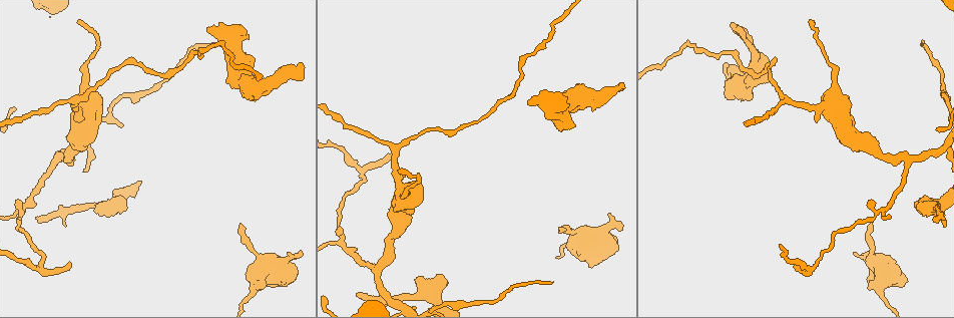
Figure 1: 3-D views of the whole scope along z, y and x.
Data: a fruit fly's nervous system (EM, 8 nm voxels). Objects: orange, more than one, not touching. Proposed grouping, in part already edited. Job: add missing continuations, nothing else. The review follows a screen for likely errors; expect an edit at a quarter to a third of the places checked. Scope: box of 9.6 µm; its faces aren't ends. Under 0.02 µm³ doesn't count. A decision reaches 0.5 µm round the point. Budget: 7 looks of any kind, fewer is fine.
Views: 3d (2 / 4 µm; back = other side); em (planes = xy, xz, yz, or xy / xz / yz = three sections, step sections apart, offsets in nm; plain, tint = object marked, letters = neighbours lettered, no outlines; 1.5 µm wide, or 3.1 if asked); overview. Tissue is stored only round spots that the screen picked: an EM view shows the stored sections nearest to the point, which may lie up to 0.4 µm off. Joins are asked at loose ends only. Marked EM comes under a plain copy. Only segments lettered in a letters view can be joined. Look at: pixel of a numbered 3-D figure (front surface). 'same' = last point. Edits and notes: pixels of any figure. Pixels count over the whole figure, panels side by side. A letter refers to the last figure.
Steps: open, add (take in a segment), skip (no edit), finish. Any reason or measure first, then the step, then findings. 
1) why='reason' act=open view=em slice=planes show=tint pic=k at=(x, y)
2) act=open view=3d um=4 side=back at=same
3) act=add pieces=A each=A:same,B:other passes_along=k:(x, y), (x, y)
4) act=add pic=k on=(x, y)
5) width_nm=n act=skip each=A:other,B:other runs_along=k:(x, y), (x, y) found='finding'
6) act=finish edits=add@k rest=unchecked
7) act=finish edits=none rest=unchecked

why='free end' act=open view=em slice=planes show=letters pic=1 at=(38, 217)

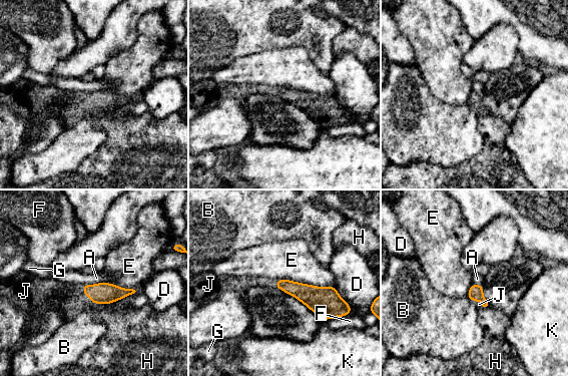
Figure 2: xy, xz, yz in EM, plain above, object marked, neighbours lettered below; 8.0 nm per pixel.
act=add pieces=J each=A:other,B:other,D:other,E:other,F:other,G:other,H:other,J:same,K:other passes_along=2:(103, 293), (84, 294), (69, 299) found='the cell continues'

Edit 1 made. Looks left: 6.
act=open view=overview

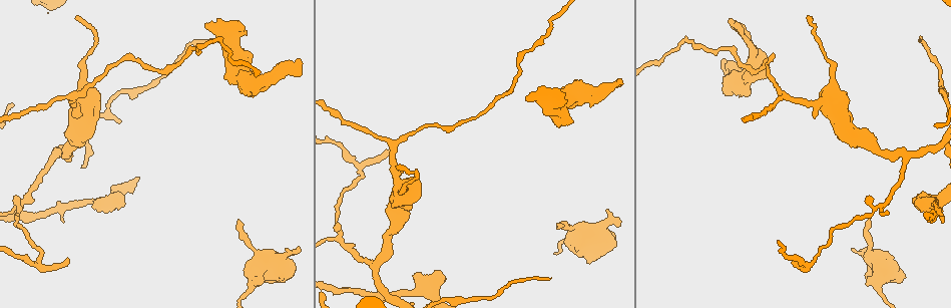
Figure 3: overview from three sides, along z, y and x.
why='branch stops here' act=open view=3d um=2 pic=3 at=(529, 98)

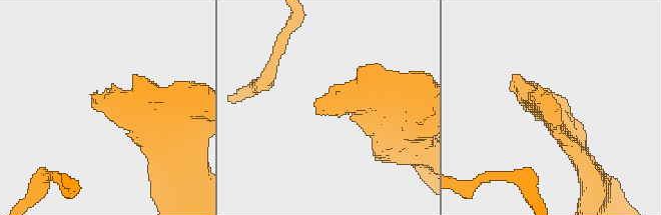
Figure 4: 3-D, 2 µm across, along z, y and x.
act=open view=em slice=xz step=4 show=letters pic=4 at=(318, 99)

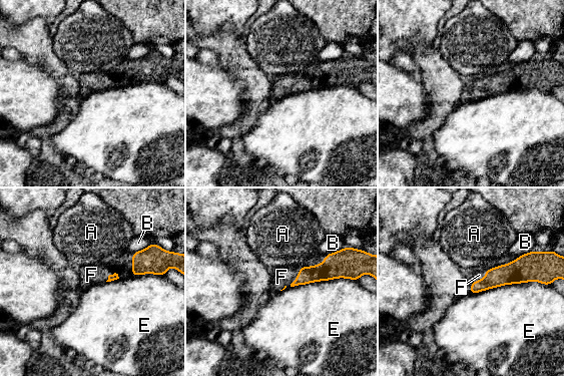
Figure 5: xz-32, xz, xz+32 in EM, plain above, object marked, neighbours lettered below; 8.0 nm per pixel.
act=open view=em slice=planes show=letters at=same

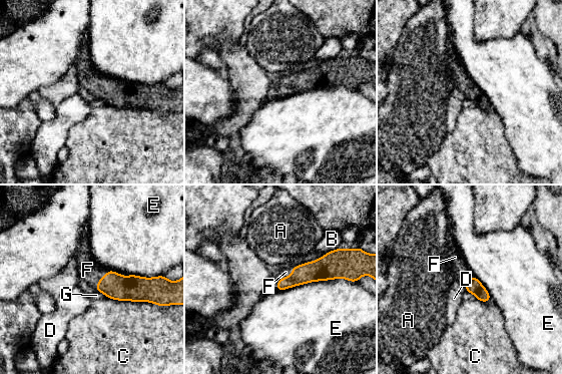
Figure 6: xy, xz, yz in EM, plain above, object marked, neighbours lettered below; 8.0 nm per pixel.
longest_contact=E:600nm act=add pieces=F each=A:other,B:other,C:other,D:other,E:other,F:same,G:other passes_along=6:(314, 271), (287, 276), (286, 272) found='the cell continues'

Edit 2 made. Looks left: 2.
why='tapers out' act=open view=em slice=planes show=letters pic=3 at=(551, 277)

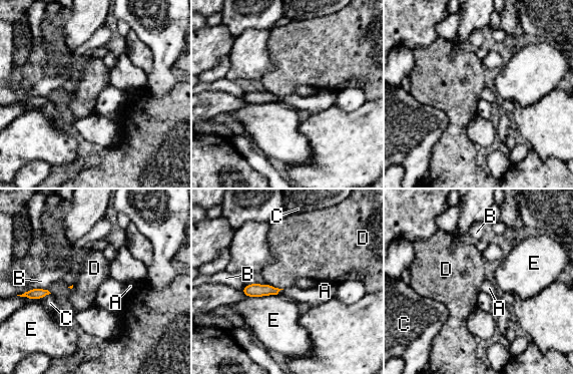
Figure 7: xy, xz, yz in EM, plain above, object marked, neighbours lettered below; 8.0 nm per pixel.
act=add pieces=A each=A:same,B:other,C:other,D:other,E:other passes_along=7:(253, 290), (279, 290), (310, 297) found='the cell continues'

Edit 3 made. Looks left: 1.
act=finish edits=add@2,add@6,add@7 rest=unchecked

